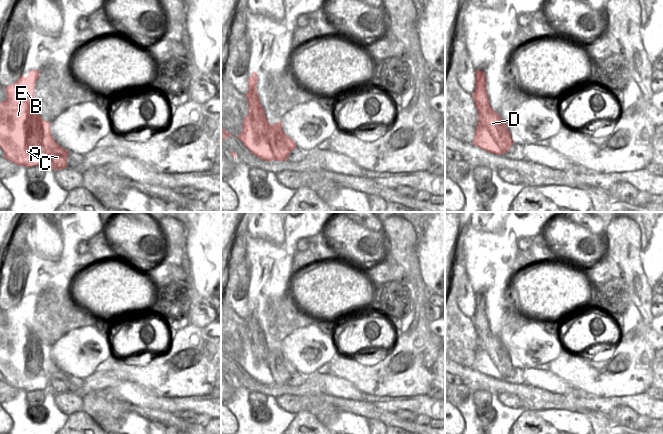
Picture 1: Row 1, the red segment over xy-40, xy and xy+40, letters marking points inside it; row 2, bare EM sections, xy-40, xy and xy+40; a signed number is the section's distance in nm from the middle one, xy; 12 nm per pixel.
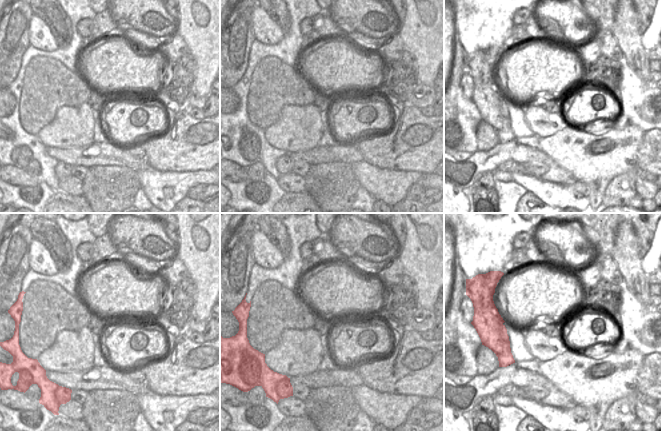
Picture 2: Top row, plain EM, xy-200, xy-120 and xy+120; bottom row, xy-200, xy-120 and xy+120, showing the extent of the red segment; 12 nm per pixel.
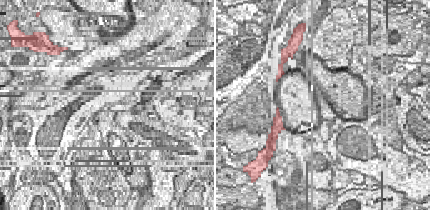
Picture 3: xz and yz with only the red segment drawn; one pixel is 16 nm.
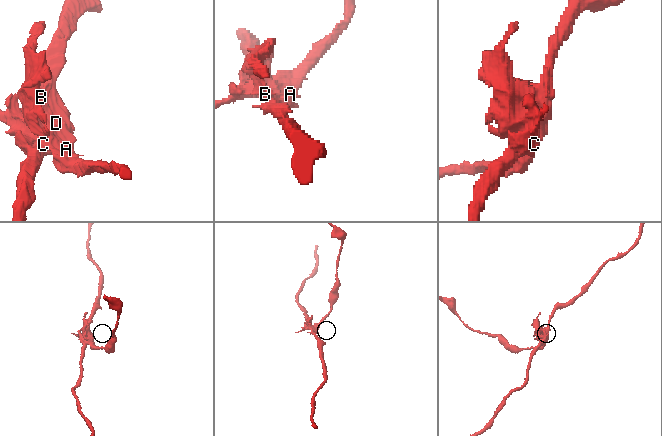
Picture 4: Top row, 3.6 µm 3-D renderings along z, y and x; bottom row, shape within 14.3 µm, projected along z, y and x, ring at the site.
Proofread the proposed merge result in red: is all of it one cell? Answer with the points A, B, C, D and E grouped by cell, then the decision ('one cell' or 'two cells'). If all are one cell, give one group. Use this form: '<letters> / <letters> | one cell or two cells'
A / B C D E | two cells

